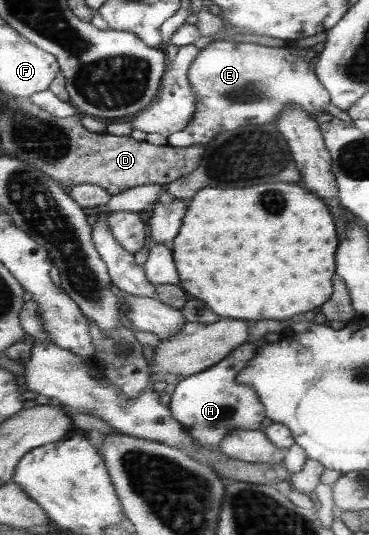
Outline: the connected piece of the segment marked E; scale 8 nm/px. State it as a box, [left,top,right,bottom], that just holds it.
[167,40,331,148]

